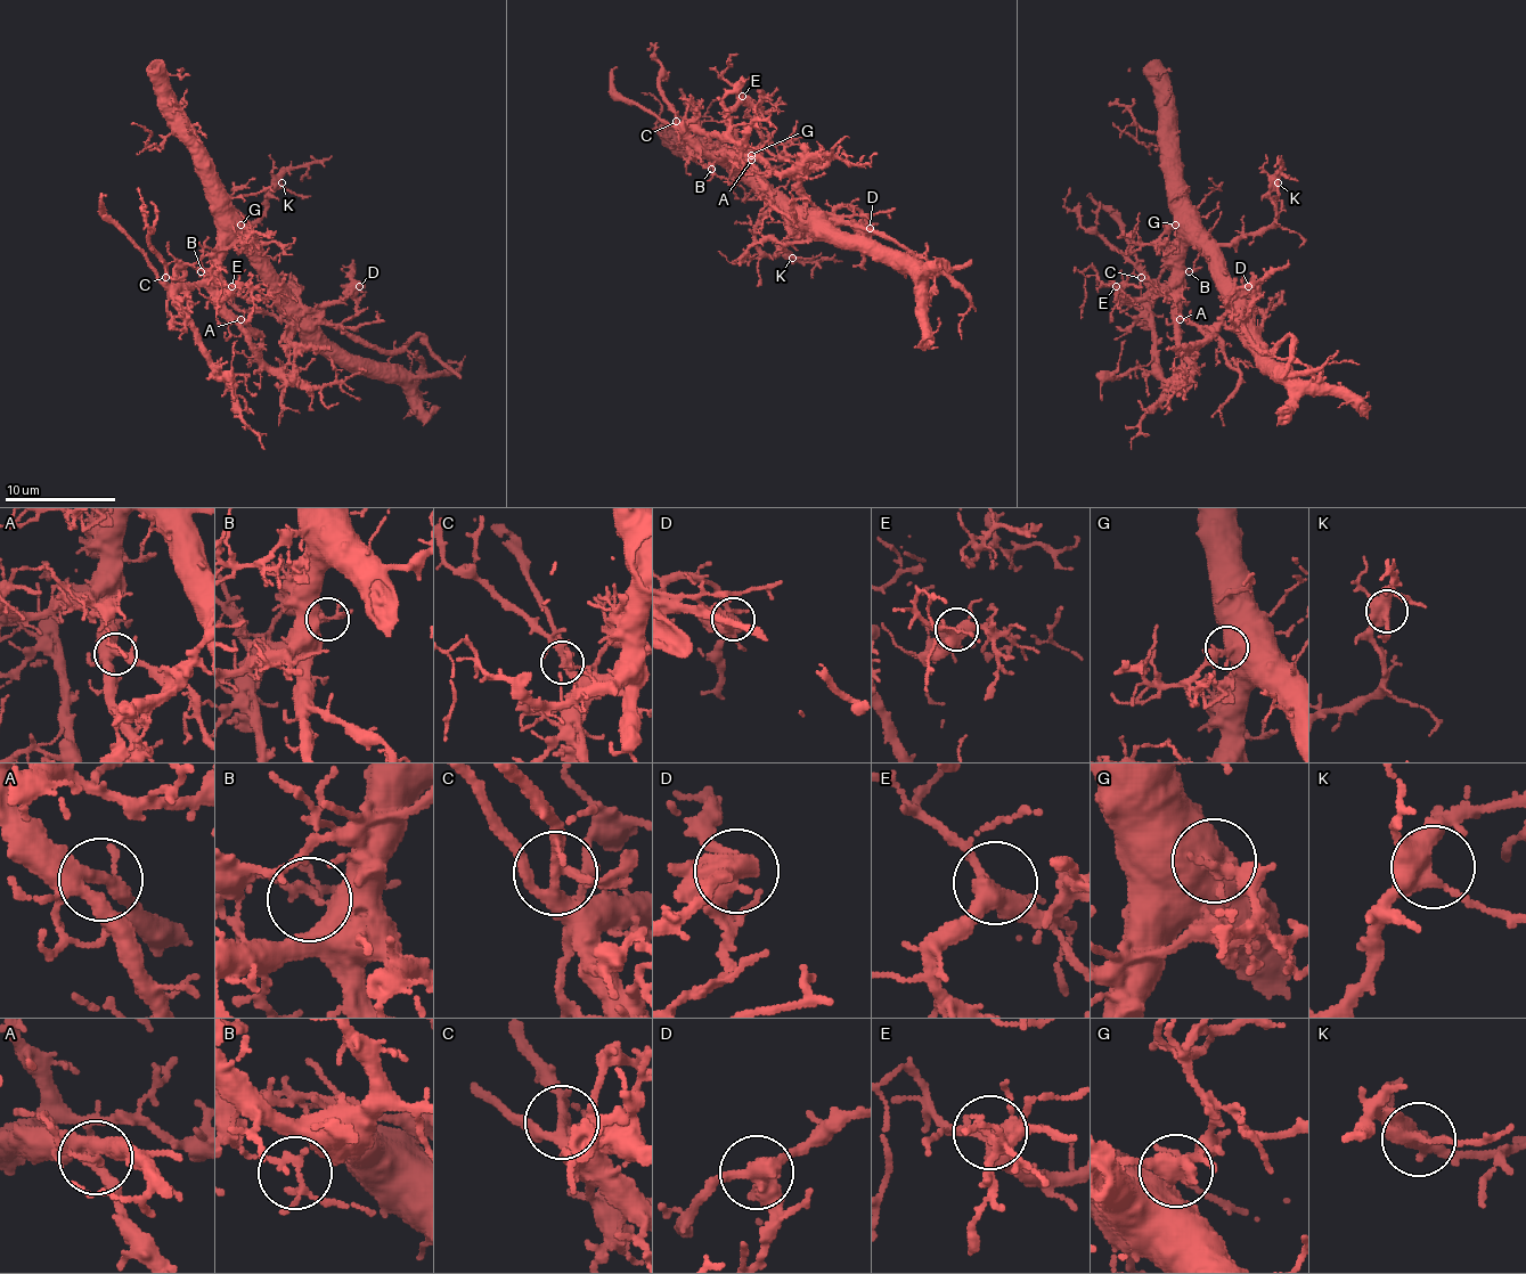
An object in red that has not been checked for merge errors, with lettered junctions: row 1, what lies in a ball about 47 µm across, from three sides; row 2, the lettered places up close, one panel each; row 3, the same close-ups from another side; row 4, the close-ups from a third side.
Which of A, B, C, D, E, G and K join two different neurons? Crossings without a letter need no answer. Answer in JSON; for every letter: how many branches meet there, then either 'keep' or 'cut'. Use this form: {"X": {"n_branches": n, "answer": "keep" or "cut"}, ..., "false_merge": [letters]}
{"A": {"n_branches": 5, "answer": "keep"}, "B": {"n_branches": 4, "answer": "keep"}, "C": {"n_branches": 5, "answer": "keep"}, "D": {"n_branches": 4, "answer": "cut"}, "E": {"n_branches": 4, "answer": "keep"}, "G": {"n_branches": 4, "answer": "keep"}, "K": {"n_branches": 4, "answer": "keep"}, "false_merge": ["D"]}

